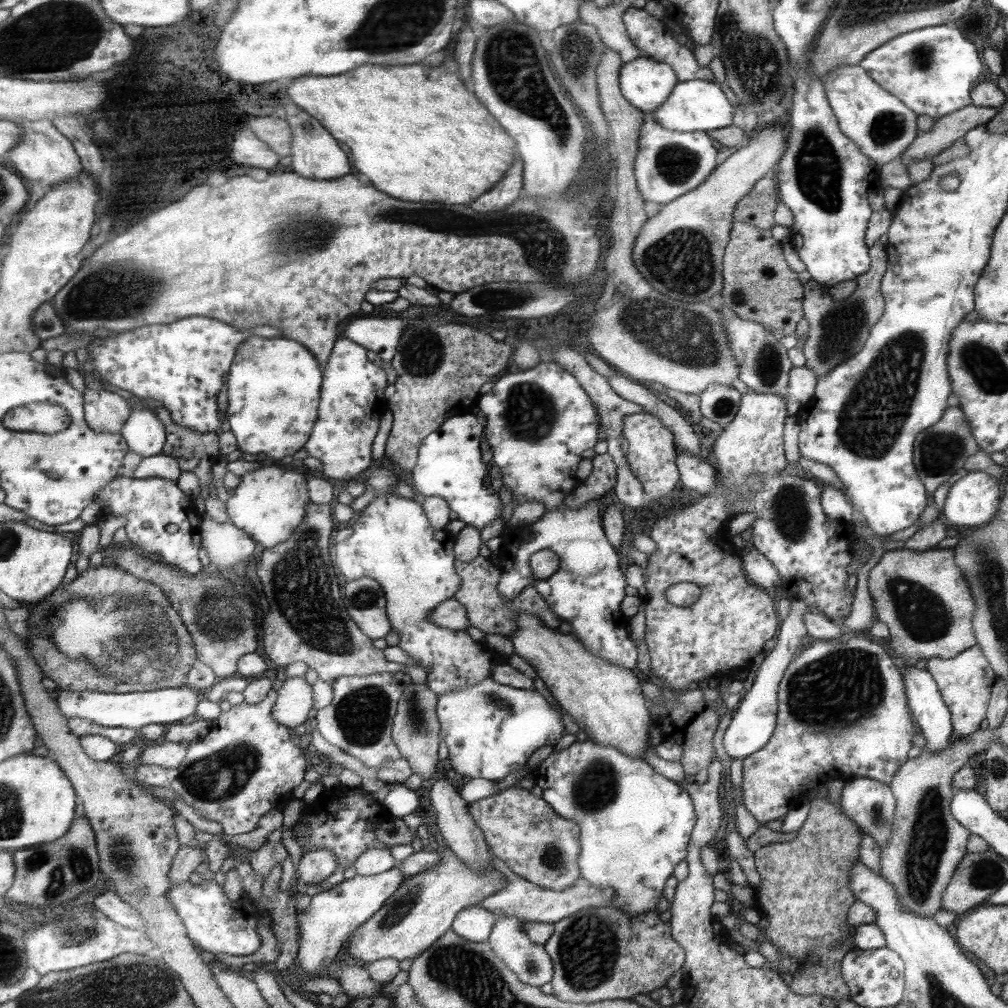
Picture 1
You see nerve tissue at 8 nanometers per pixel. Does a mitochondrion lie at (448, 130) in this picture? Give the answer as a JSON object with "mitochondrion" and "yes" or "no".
{"mitochondrion":"no"}

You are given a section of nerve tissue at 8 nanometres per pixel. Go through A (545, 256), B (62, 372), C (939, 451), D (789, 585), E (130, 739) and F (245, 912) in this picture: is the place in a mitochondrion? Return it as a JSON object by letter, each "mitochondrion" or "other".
{"A":"mitochondrion","B":"other","C":"mitochondrion","D":"other","E":"other","F":"other"}

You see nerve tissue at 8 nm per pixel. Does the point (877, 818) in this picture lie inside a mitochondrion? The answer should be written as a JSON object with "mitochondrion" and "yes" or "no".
{"mitochondrion":"yes"}

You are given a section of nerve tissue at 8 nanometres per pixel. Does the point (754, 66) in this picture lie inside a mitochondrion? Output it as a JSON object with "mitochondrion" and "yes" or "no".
{"mitochondrion":"yes"}

